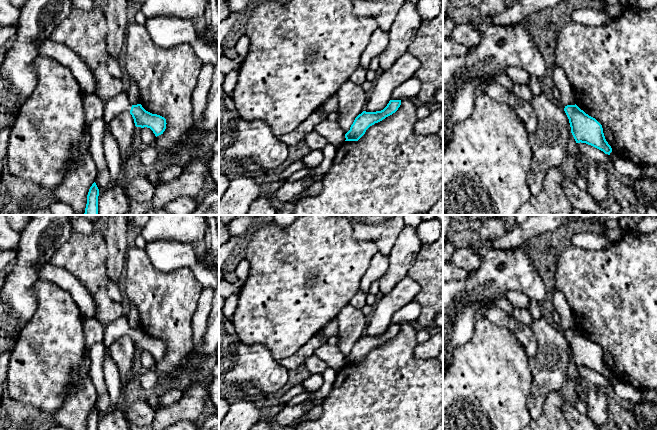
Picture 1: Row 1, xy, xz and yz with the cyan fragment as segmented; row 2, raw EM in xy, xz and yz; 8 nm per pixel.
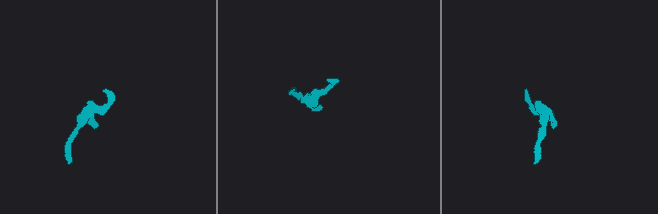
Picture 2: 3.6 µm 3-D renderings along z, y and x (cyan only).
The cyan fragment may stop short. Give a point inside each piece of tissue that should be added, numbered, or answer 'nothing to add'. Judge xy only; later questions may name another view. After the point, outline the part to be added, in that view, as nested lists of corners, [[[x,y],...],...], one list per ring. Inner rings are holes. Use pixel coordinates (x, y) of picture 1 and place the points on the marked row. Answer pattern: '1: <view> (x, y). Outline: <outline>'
1: xy (119, 104). Outline: [[[124,91],[120,95],[110,99],[105,104],[103,118],[108,123],[119,114],[123,112],[130,112],[131,107],[132,105],[128,100],[126,92]]]

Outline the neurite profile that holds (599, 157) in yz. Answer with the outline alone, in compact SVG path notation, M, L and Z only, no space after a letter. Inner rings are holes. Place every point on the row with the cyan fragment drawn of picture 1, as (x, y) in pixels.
M577 143L579 152L583 154L587 159L591 159L596 164L613 164L610 155L605 154L603 151L588 145L586 143Z

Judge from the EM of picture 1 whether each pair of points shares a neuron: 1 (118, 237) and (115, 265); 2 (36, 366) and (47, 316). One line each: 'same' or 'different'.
1: same
2: same

